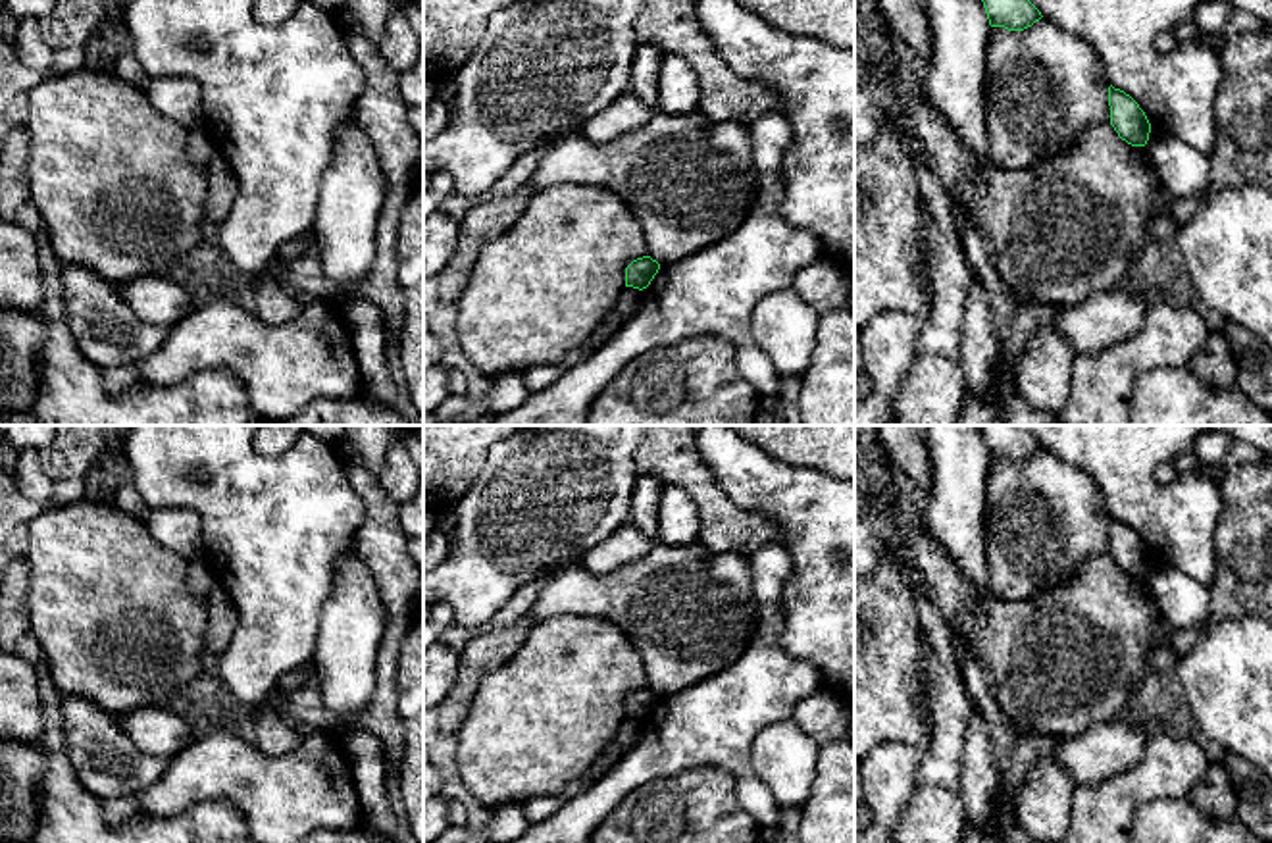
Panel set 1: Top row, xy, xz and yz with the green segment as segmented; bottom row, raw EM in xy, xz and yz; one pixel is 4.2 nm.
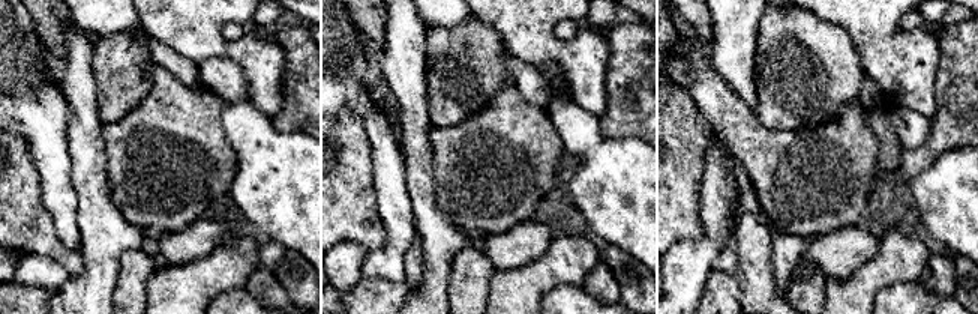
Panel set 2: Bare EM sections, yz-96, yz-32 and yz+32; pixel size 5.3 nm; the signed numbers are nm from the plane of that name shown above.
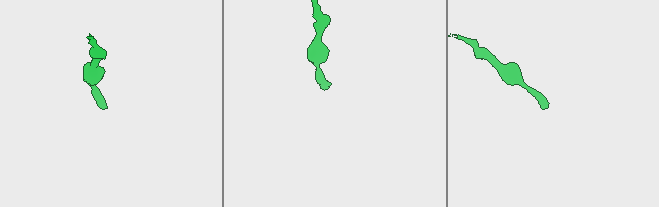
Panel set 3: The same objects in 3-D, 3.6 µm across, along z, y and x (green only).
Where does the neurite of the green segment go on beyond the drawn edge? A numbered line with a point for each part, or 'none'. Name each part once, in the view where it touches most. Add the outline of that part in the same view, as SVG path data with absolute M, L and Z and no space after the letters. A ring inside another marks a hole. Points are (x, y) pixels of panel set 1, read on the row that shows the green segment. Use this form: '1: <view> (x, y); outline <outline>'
none

